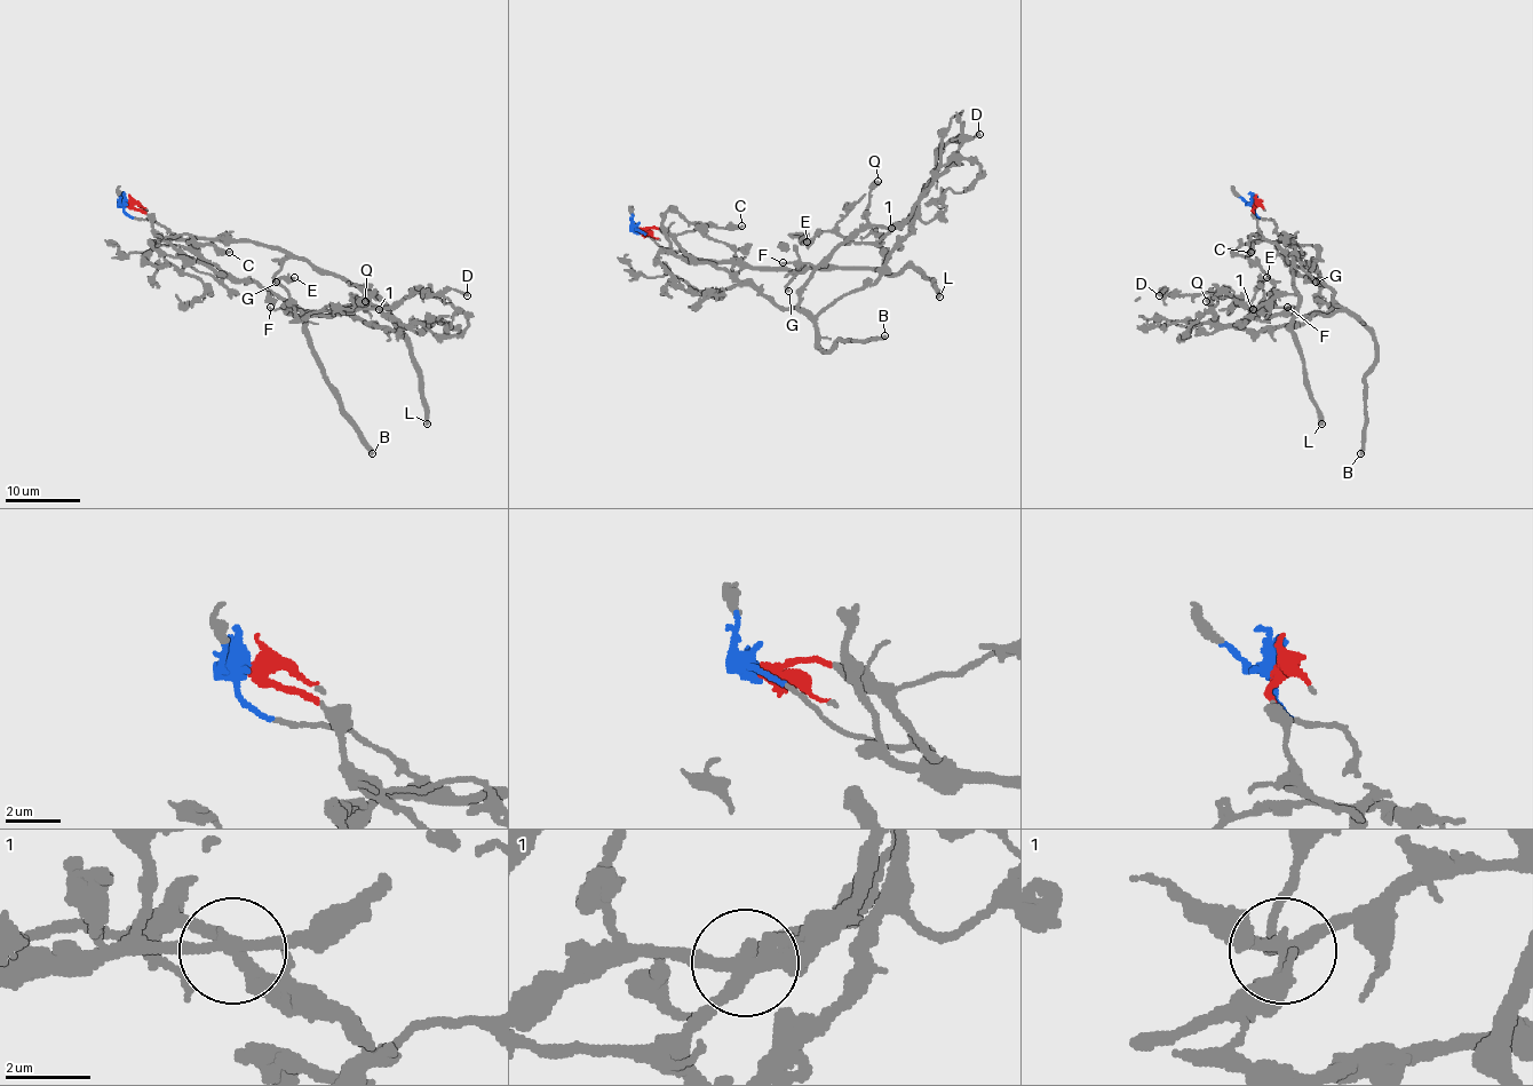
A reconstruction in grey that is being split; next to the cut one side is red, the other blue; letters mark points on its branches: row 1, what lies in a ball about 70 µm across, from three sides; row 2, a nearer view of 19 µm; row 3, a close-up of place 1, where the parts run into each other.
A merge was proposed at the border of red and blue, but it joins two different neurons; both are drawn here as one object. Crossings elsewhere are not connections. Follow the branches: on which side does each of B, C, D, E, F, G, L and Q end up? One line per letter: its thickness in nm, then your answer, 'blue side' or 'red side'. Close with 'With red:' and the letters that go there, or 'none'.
B: 400 nm thick; red side
C: 280 nm thick; red side
D: 280 nm thick; red side
E: 170 nm thick; blue side
F: 150 nm thick; red side
G: 200 nm thick; blue side
L: 360 nm thick; blue side
Q: 480 nm thick; red side
With red: B, C, D, F, Q

